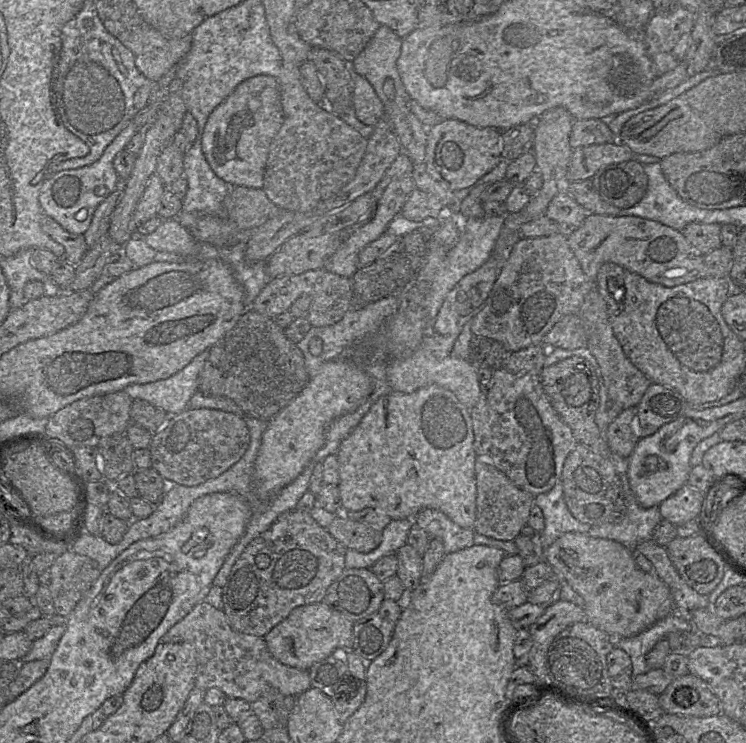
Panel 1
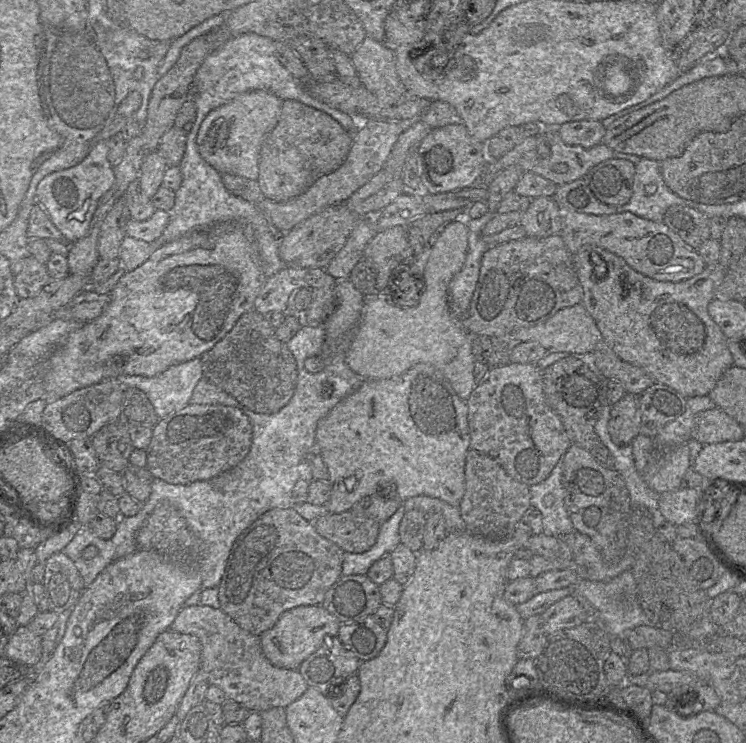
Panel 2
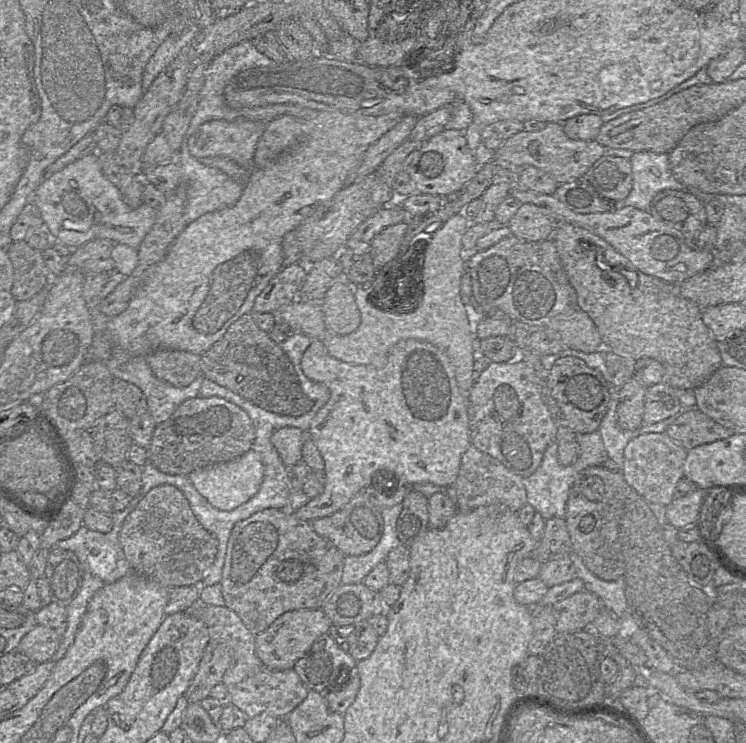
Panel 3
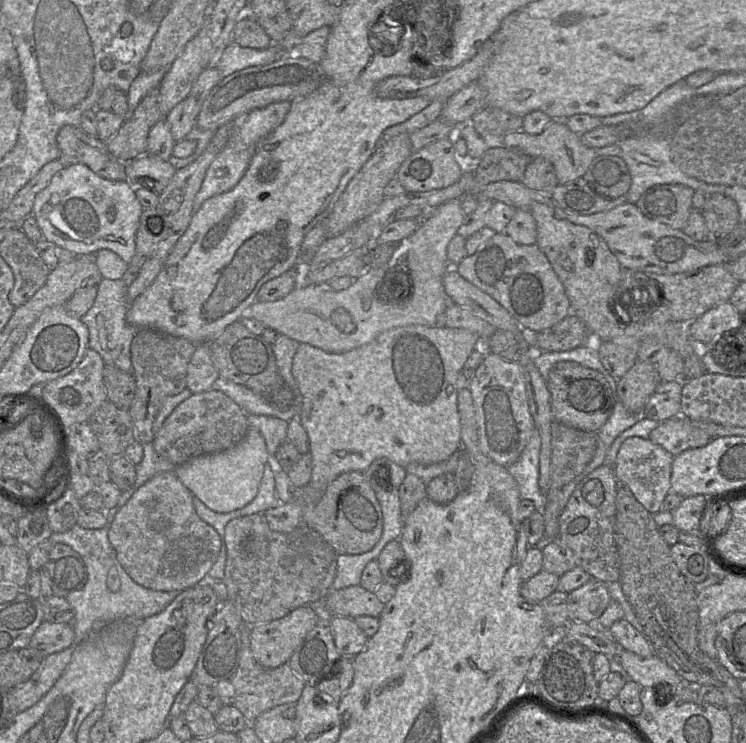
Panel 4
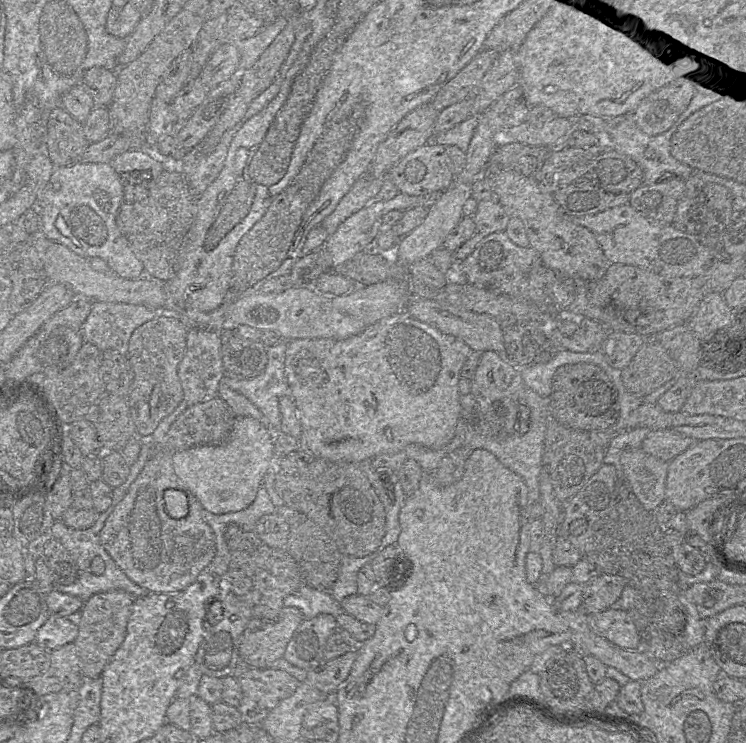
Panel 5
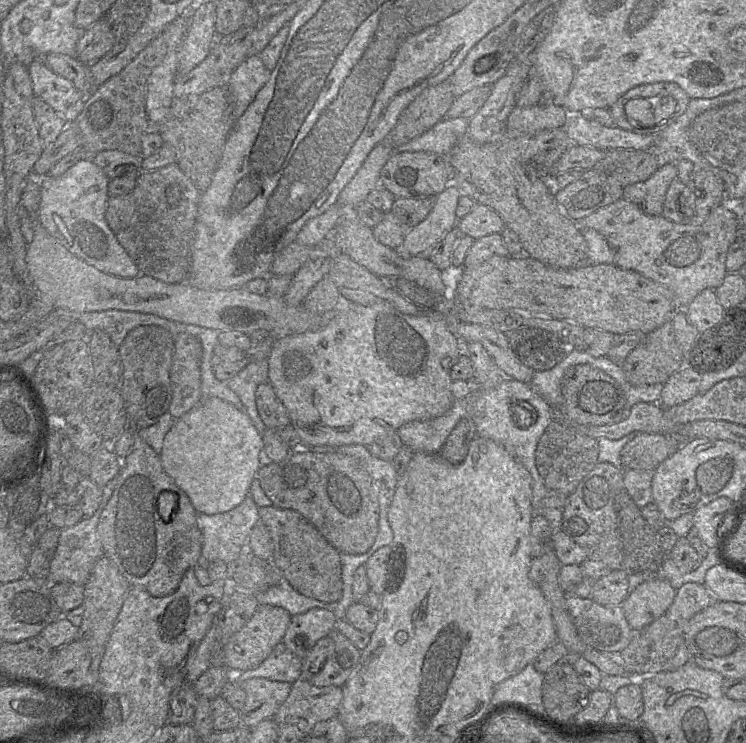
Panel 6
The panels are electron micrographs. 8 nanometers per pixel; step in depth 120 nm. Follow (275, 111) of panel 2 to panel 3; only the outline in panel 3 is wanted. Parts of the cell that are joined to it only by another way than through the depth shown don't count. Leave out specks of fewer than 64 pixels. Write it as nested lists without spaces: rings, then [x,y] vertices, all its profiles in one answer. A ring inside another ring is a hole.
[[[212,120],[199,126],[191,135],[187,147],[195,158],[221,156],[235,161],[243,168],[251,171],[254,167],[254,153],[257,143],[265,131],[267,123],[261,121],[241,120],[228,122],[225,120]]]

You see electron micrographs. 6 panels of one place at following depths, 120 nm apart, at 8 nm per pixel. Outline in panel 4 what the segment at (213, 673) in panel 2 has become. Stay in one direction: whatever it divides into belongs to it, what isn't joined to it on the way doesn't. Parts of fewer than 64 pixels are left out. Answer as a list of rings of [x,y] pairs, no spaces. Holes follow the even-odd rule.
[[[248,624],[242,625],[242,656],[236,673],[229,680],[235,688],[234,706],[243,714],[249,724],[252,724],[265,711],[282,704],[296,703],[306,686],[289,664],[275,669],[267,669],[256,662],[251,650],[251,627]]]

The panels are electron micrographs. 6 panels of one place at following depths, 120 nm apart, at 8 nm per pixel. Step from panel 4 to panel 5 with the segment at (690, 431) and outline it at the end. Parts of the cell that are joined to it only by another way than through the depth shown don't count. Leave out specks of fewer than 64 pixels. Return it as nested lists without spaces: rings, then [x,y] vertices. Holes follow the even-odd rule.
[[[651,430],[642,441],[640,448],[651,456],[669,462],[695,442],[692,438],[678,432]]]

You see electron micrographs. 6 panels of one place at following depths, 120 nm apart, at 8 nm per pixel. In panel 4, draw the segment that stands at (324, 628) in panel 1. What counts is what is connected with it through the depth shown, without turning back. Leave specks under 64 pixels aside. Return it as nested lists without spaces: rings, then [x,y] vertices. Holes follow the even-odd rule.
[[[302,606],[281,619],[252,626],[250,643],[254,659],[267,669],[287,664],[307,634],[320,623],[310,606]]]

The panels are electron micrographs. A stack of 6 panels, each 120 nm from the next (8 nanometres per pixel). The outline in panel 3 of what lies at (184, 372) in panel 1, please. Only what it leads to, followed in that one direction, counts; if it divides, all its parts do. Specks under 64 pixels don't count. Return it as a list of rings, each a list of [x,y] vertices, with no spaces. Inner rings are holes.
[[[119,347],[112,349],[111,356],[105,362],[105,365],[114,378],[130,382],[141,389],[147,401],[148,412],[155,422],[156,427],[163,421],[166,421],[182,402],[190,398],[199,397],[201,384],[205,379],[204,376],[200,374],[188,386],[182,388],[175,387],[168,382],[159,380],[147,364],[144,356],[136,356]]]

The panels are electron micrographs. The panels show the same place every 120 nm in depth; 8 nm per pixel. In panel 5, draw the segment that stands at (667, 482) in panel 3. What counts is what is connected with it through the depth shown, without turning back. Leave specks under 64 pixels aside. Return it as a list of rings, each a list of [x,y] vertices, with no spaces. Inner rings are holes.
[[[636,448],[623,451],[620,464],[634,495],[644,509],[652,512],[665,500],[668,462]]]

